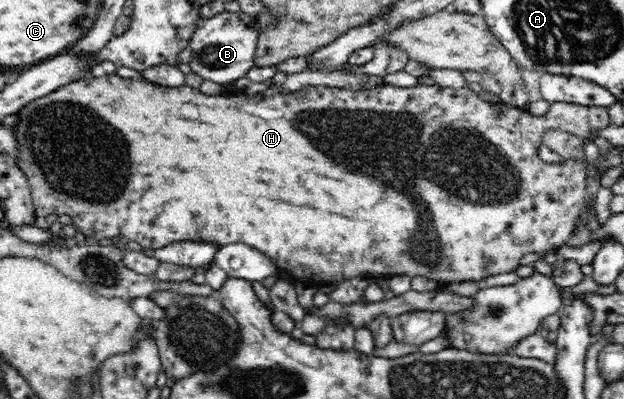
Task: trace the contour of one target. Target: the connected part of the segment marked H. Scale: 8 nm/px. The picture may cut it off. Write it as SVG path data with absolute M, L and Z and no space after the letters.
M105 75L68 83L48 96L33 100L19 112L16 137L20 150L17 164L29 180L36 215L67 214L85 237L113 240L121 234L142 250L193 240L221 245L243 242L269 256L278 270L289 274L300 285L306 280L344 281L357 275L377 277L381 274L423 276L443 284L480 283L489 276L516 272L521 266L519 260L525 254L551 252L566 244L575 230L577 216L585 208L588 174L579 161L566 159L563 166L544 162L538 155L539 146L549 129L565 130L565 114L608 112L607 107L553 102L545 116L532 116L524 108L483 102L468 87L451 89L440 85L424 86L421 82L413 88L384 84L358 91L341 85L308 86L304 91L285 97L277 93L282 86L268 83L268 87L263 96L247 96L247 92L240 90L237 94L205 96L199 89L187 85L166 88L141 79L125 80Z

